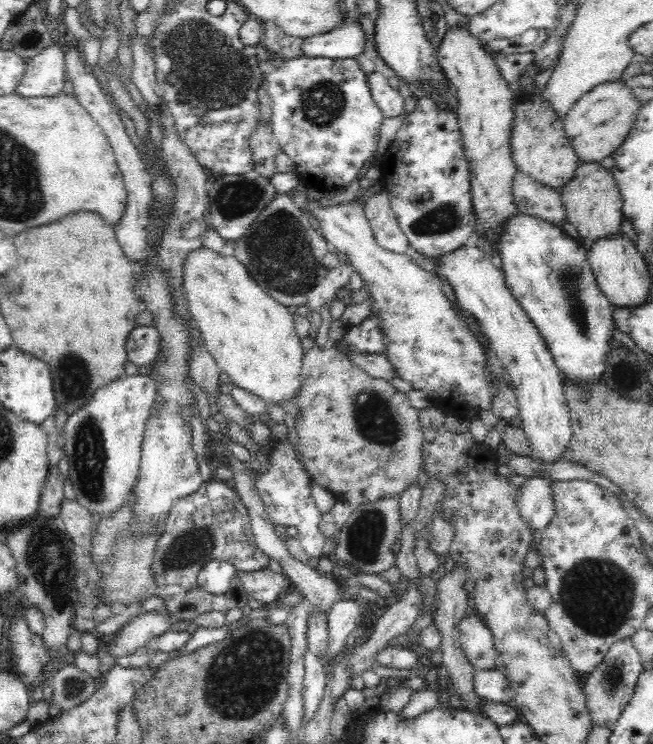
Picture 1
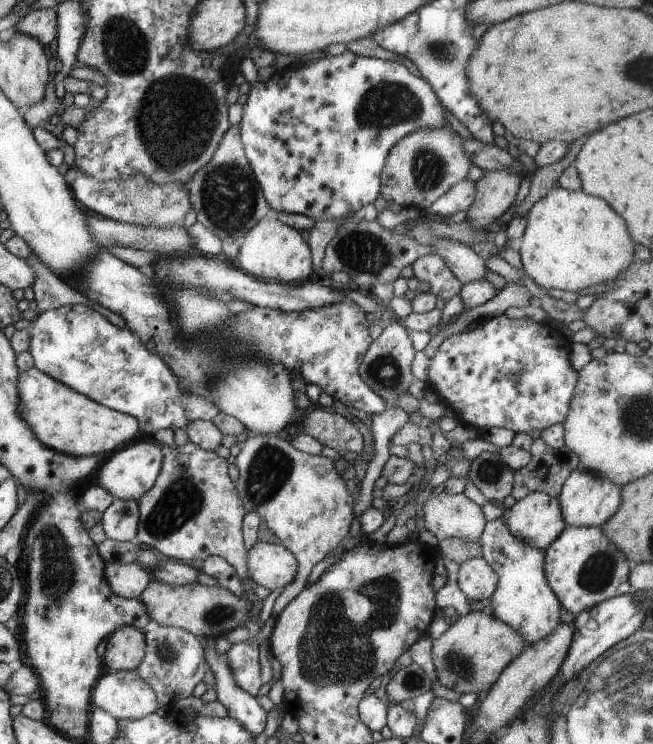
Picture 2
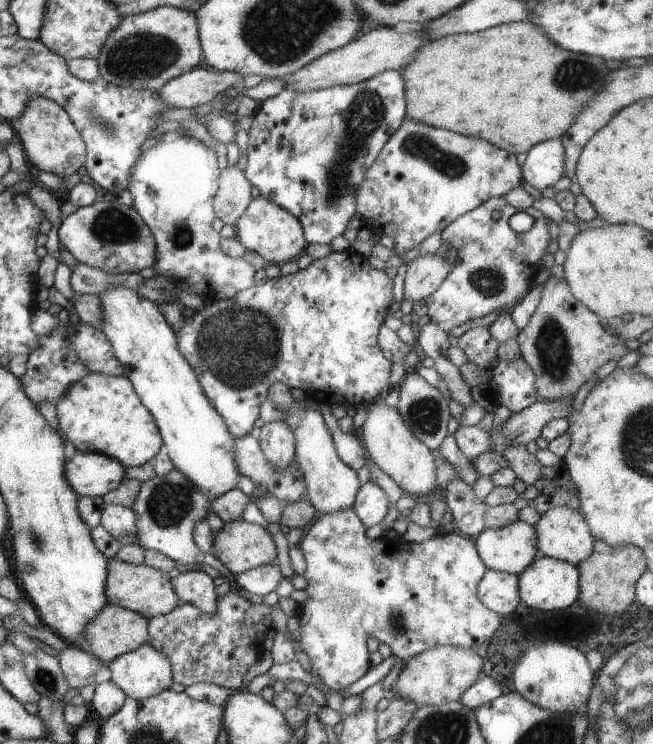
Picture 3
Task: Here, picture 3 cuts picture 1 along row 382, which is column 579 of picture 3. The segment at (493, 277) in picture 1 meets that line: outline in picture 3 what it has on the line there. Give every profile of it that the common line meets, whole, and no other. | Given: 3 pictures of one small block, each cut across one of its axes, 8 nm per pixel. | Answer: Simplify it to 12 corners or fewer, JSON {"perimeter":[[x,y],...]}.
{"perimeter":[[553,506],[534,528],[539,555],[577,565],[593,536],[577,509]]}

